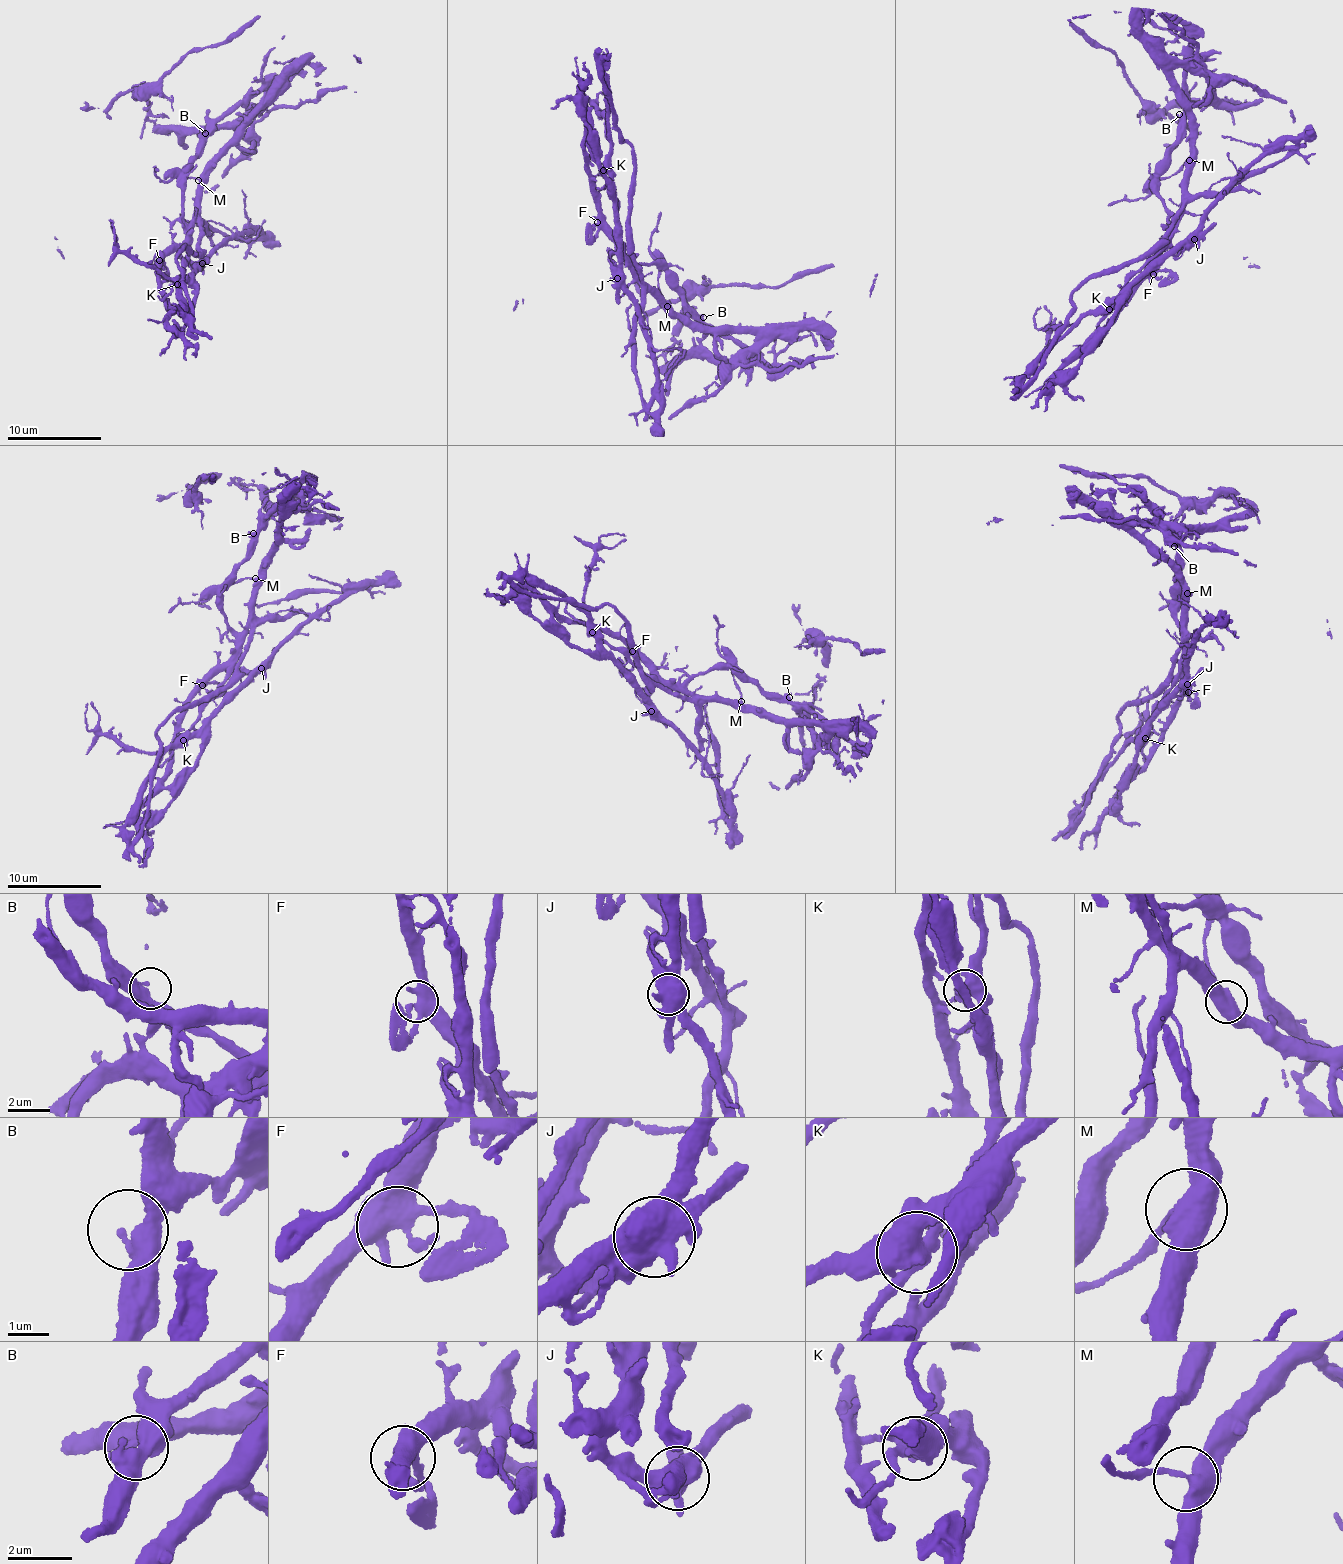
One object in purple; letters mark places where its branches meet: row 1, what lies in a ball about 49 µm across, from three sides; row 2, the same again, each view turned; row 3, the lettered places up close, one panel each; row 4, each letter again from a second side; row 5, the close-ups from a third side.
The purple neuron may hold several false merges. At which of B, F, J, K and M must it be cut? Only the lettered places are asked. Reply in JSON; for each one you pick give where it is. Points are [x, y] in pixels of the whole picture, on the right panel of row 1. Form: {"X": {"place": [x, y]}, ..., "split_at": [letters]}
{"J": {"place": [1194, 239]}, "K": {"place": [1109, 309]}, "split_at": ["J", "K"]}

